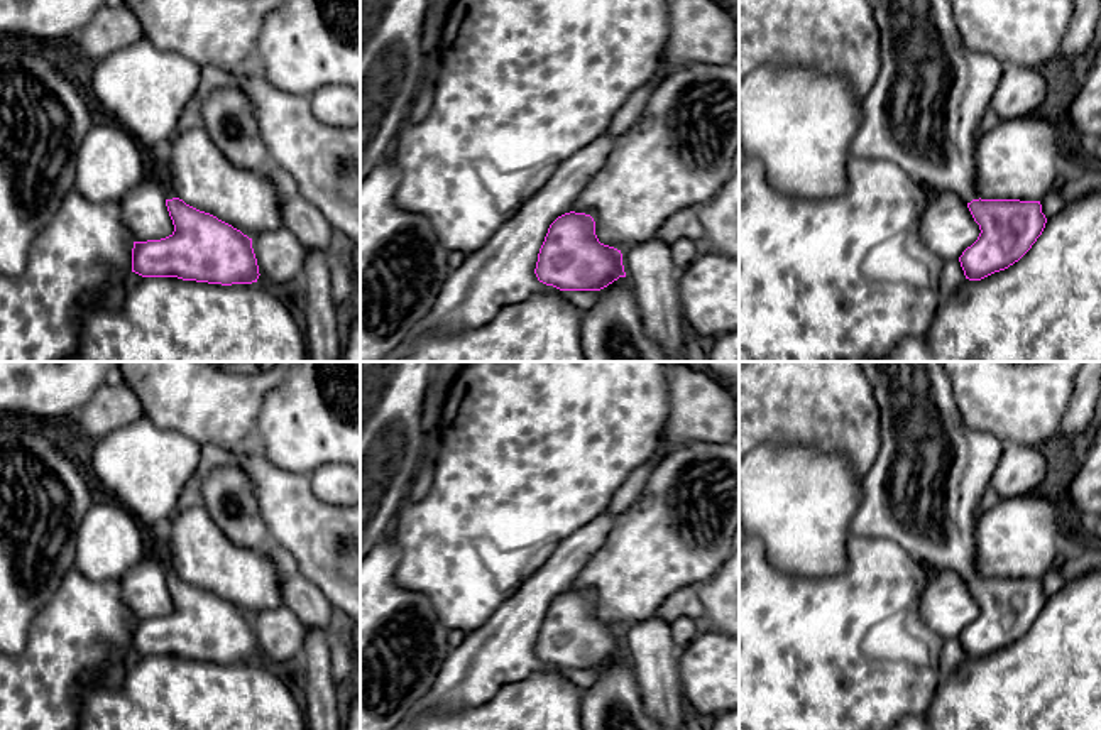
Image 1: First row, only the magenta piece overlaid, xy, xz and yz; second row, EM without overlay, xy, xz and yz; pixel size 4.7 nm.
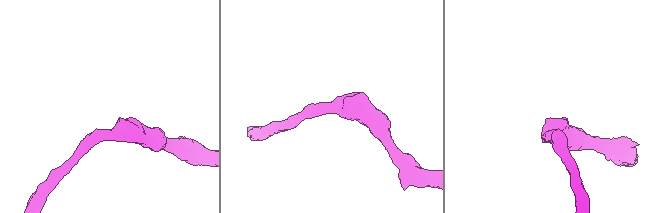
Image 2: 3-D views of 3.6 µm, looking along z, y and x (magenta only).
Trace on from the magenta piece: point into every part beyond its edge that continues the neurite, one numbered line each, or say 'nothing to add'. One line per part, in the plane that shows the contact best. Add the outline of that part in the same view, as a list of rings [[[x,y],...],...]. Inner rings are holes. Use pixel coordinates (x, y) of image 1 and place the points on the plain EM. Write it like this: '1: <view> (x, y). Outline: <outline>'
1: yz (924, 490). Outline: [[[859,362],[879,407],[879,453],[863,477],[864,502],[851,536],[896,542],[928,571],[950,569],[966,581],[979,578],[976,520],[1005,444],[969,428],[954,399],[942,362]]]

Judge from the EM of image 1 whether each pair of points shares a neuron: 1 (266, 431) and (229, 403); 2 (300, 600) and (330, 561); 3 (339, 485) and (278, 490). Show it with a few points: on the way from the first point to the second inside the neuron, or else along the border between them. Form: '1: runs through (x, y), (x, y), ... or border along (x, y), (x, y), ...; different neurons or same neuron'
1: border along (273, 387), (264, 397), (254, 433); different neurons
2: border along (290, 551), (298, 568), (334, 607); different neurons
3: border along (308, 475), (310, 487), (320, 499), (342, 507); different neurons

